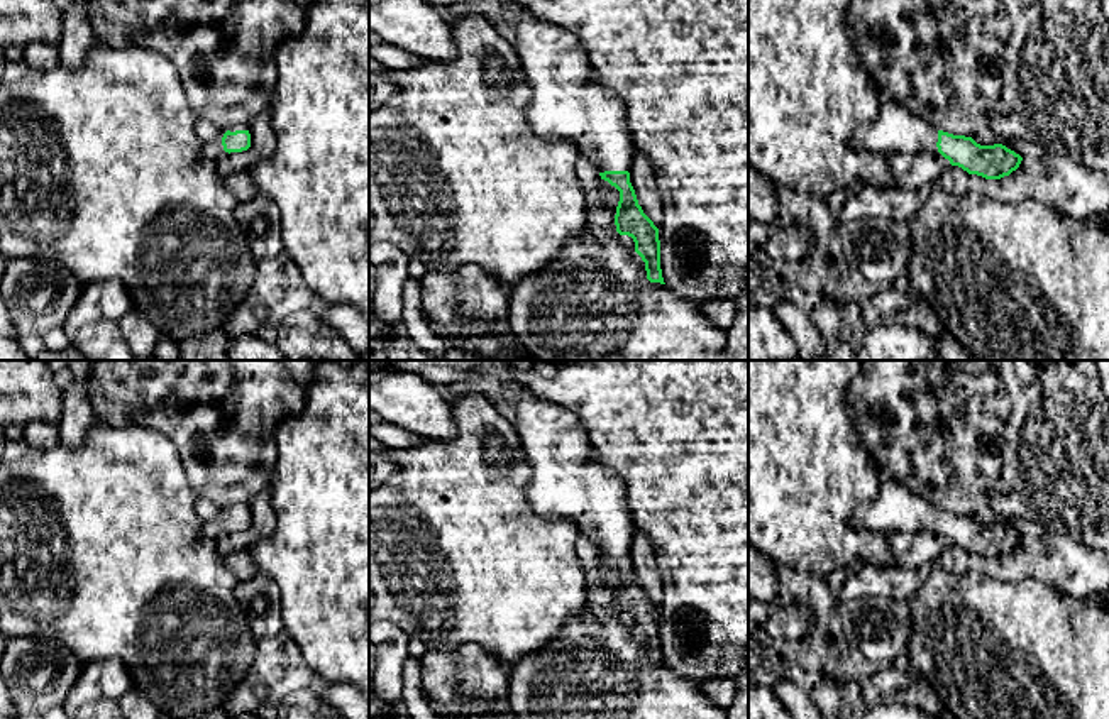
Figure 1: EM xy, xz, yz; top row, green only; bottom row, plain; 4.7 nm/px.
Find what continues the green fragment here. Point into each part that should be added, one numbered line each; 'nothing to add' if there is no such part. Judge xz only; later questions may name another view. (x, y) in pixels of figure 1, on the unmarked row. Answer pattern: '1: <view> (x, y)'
1: xz (566, 484)

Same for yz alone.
1: yz (896, 510)

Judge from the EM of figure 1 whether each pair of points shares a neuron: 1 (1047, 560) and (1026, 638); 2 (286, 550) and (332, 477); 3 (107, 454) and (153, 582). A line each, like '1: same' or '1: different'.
1: different
2: same
3: same

